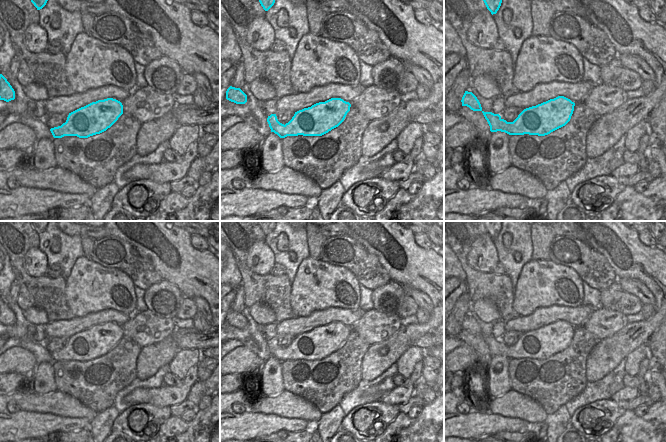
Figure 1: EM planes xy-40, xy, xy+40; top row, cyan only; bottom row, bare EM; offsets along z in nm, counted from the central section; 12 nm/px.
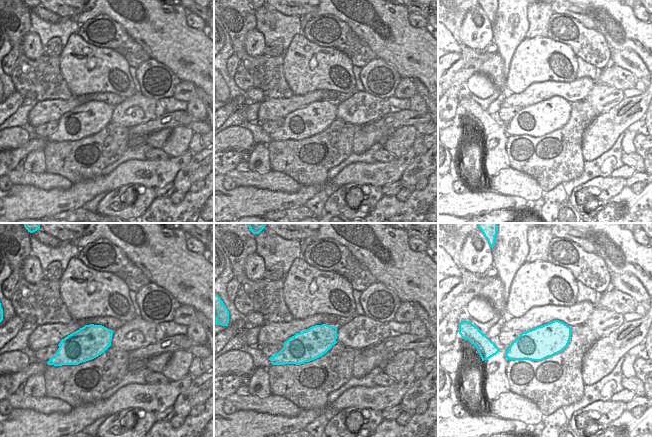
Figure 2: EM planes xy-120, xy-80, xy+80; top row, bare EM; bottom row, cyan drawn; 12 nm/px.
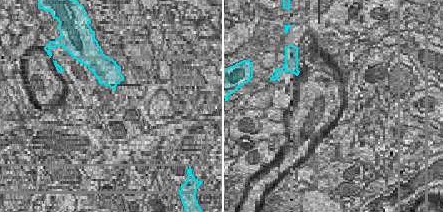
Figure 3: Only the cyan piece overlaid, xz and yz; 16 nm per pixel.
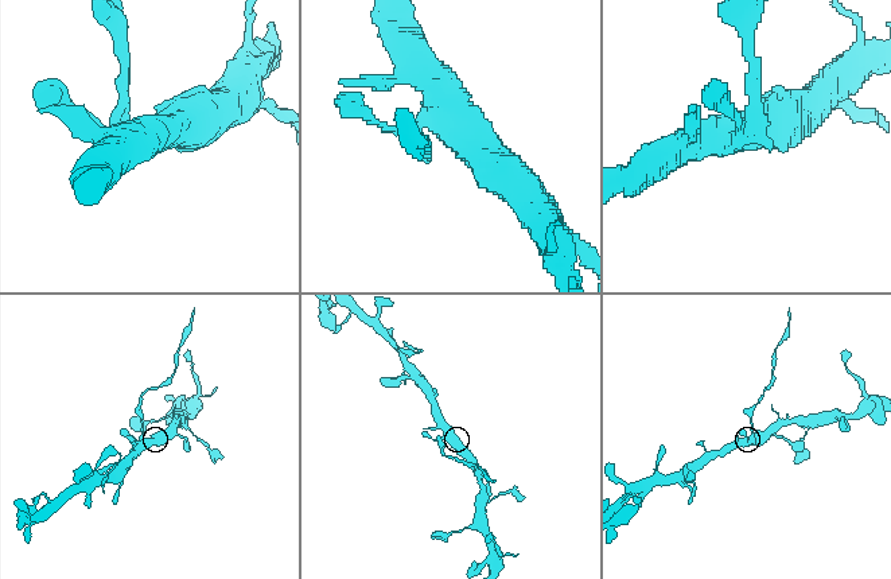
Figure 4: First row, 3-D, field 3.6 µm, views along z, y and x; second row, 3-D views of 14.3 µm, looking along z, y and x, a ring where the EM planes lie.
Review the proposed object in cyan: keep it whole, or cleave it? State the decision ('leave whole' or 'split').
split

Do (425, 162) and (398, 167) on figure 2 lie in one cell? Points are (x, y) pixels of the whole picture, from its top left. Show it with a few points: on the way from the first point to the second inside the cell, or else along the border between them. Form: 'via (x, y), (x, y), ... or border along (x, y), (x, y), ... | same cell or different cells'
border along (416, 156), (399, 179) | different cells

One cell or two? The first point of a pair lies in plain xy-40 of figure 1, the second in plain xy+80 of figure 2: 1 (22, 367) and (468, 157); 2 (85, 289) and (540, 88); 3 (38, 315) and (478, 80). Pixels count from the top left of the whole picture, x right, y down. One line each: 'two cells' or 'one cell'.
1: two cells
2: two cells
3: one cell

